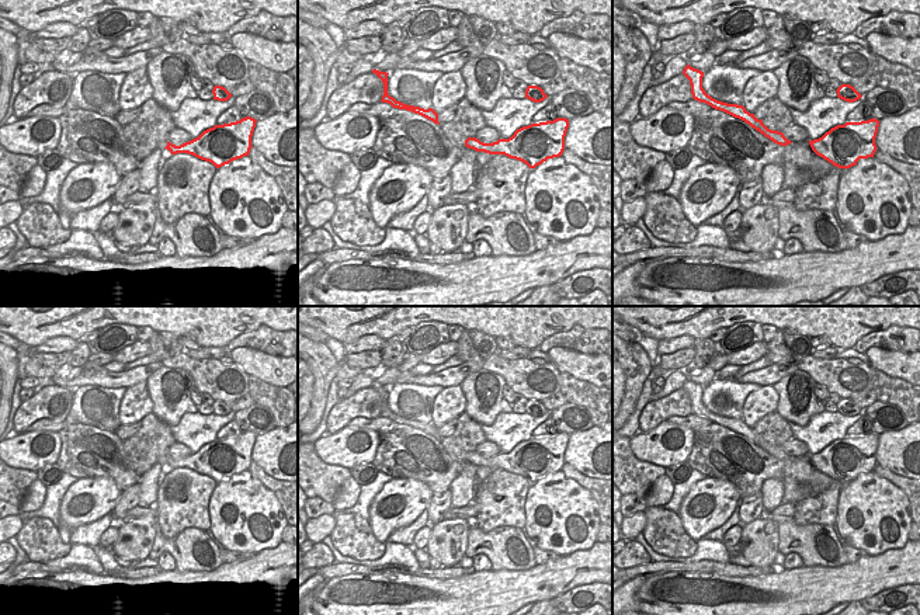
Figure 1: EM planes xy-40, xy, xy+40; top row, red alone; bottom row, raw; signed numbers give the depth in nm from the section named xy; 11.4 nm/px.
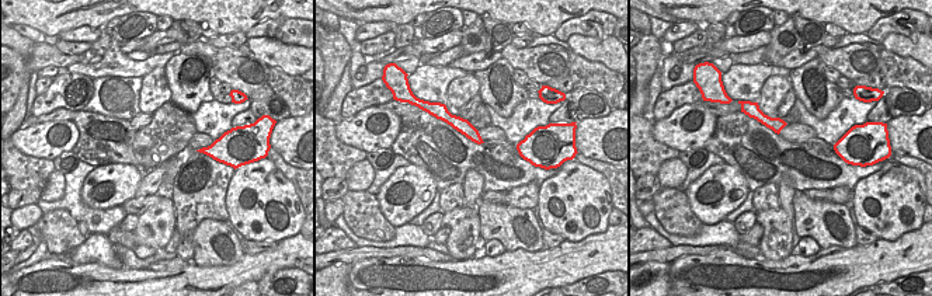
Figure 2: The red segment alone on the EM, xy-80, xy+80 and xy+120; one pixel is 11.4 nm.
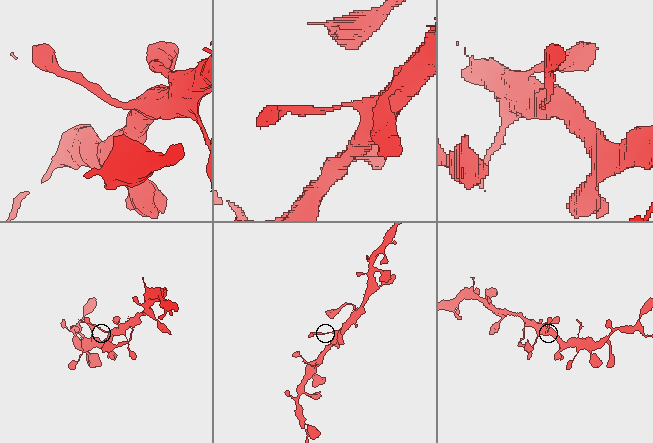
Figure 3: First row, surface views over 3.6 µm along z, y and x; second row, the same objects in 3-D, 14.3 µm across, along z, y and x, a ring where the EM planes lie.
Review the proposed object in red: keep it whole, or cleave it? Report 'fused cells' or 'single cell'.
single cell

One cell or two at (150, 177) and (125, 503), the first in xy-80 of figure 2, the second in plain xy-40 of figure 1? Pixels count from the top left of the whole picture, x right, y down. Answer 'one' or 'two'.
one

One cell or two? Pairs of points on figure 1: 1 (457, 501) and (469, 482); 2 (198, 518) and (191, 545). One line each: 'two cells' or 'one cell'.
1: one cell
2: two cells

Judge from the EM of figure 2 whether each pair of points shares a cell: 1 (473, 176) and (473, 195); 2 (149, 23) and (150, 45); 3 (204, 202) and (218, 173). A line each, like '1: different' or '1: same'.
1: same
2: different
3: same

